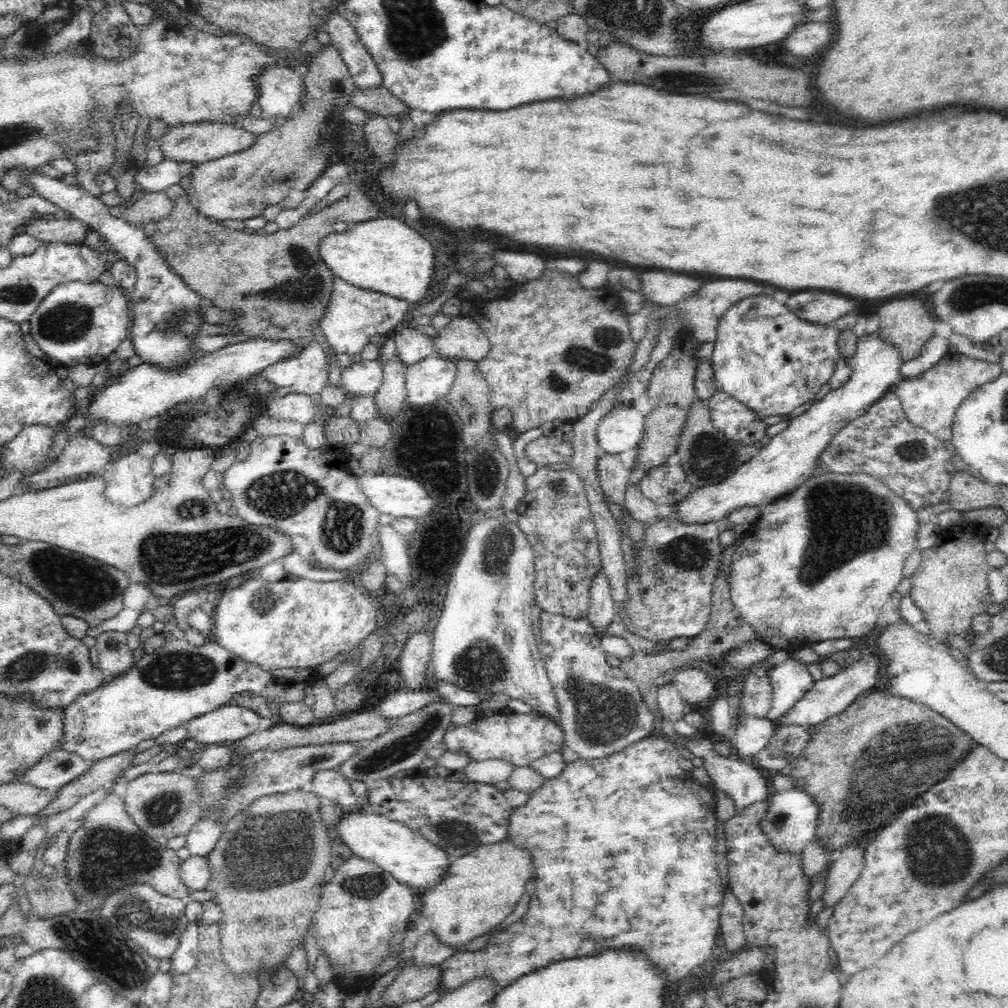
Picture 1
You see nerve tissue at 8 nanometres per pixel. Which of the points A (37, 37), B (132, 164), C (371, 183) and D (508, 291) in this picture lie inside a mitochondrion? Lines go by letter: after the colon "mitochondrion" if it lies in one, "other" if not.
A: other
B: other
C: other
D: other

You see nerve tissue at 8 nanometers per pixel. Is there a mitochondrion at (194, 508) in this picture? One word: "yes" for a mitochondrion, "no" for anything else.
yes

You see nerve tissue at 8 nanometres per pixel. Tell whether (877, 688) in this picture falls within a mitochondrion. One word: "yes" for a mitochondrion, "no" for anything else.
no

